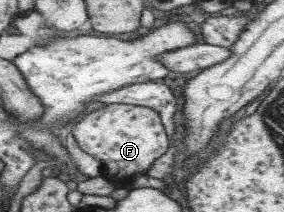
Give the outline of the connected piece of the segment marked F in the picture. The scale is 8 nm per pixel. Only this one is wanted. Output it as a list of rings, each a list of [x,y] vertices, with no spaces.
[[[109,103],[103,108],[85,113],[69,130],[79,151],[100,163],[105,177],[113,183],[125,183],[135,175],[145,174],[154,159],[168,147],[159,115],[149,106],[129,103]]]

